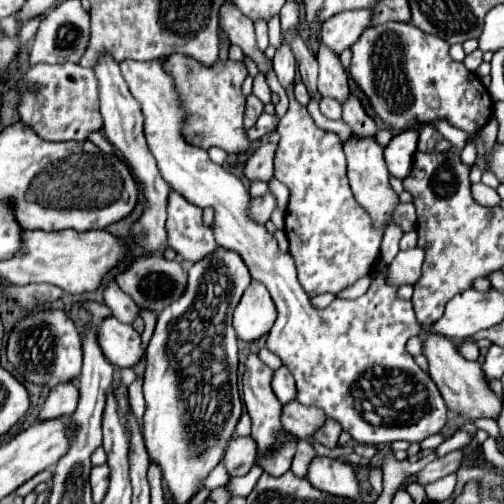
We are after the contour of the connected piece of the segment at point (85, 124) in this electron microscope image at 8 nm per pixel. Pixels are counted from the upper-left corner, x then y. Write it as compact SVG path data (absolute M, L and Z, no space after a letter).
M74 63L32 65L18 79L20 119L46 141L86 141L90 133L102 129L98 79L90 69Z

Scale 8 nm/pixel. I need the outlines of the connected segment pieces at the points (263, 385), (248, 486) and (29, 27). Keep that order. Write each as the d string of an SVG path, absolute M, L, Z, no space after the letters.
M248 355L244 383L244 405L252 419L252 437L258 443L258 457L270 453L276 433L282 429L282 403L272 391L274 371L266 367L258 355Z
M254 465L246 475L242 475L242 477L234 477L234 479L230 479L230 489L232 489L232 495L242 495L242 497L246 497L248 493L252 493L252 489L254 489L254 485L256 485L256 481L258 481L258 477L262 475L262 467L260 465Z
M38 15L36 19L30 19L30 21L24 23L24 27L22 27L22 31L20 31L20 43L22 43L22 45L26 45L26 43L36 35L38 25L40 25L40 21L42 21L44 17L46 17L46 15Z

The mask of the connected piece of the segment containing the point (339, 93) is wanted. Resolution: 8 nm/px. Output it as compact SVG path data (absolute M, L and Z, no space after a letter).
M316 17L316 35L318 35L318 63L320 63L320 77L318 77L318 89L322 93L322 97L334 97L340 103L346 101L346 97L350 95L350 87L348 87L348 73L340 63L338 53L334 53L332 49L328 49L322 43L320 37L320 19Z

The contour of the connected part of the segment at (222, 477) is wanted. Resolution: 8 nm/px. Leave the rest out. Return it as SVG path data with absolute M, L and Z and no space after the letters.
M220 463L220 465L216 465L216 467L208 473L208 477L206 477L202 483L204 483L204 487L208 487L208 489L216 489L216 487L228 483L228 479L230 479L230 475L228 475L226 467Z

